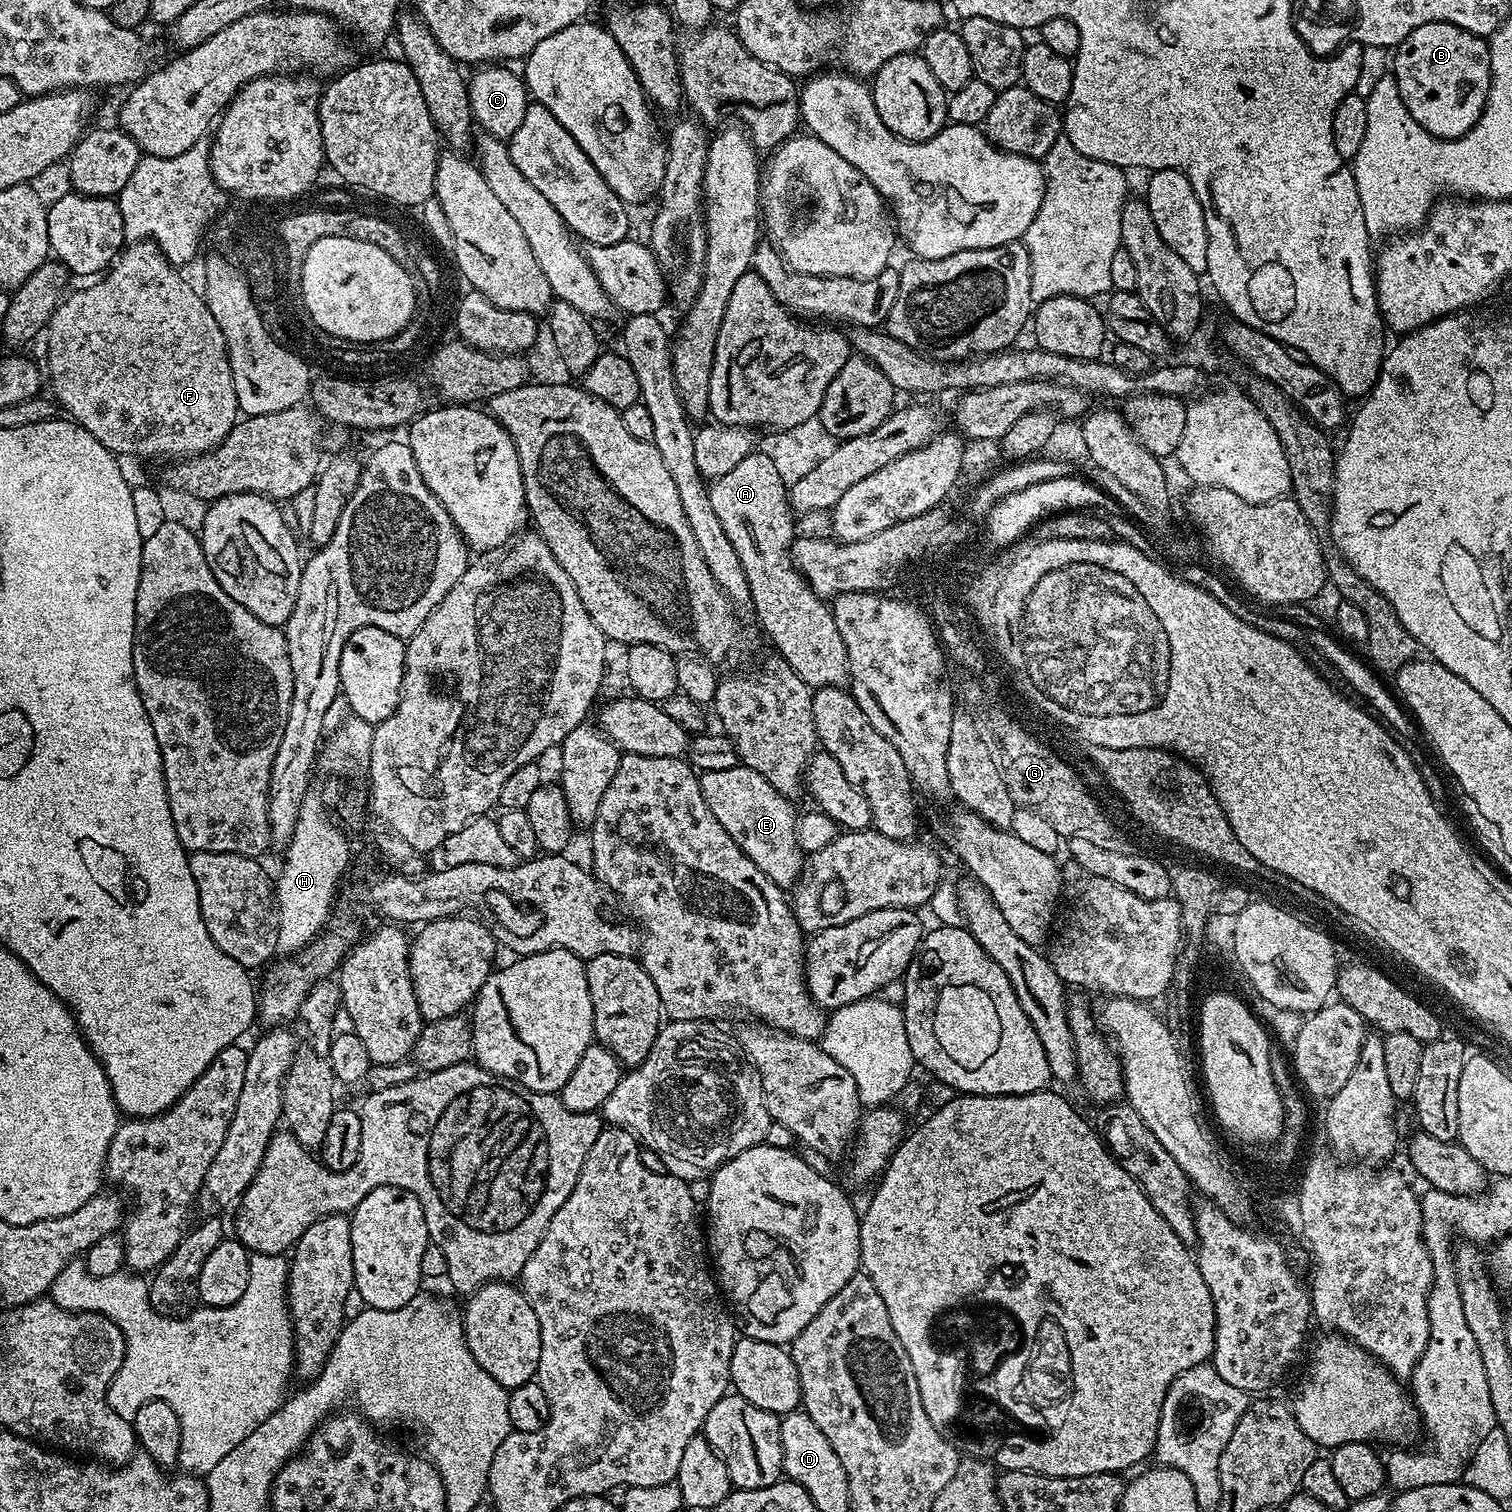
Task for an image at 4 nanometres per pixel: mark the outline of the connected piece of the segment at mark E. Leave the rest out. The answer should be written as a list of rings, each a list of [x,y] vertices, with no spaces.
[[[737,766],[730,770],[710,770],[709,772],[699,773],[700,785],[702,786],[702,798],[706,798],[706,806],[714,810],[714,818],[722,822],[722,830],[738,842],[738,846],[762,870],[762,874],[775,882],[782,890],[788,890],[799,881],[801,871],[806,863],[806,856],[800,849],[796,840],[796,826],[798,821],[798,812],[792,809],[793,801],[787,796],[778,794],[762,774],[743,766]]]

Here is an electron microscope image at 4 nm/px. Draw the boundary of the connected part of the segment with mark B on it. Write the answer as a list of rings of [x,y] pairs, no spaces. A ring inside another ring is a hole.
[[[1430,22],[1426,26],[1418,26],[1418,30],[1396,45],[1394,55],[1391,75],[1396,77],[1402,102],[1406,110],[1414,114],[1414,122],[1418,122],[1418,126],[1425,128],[1431,136],[1443,140],[1458,138],[1475,126],[1484,109],[1492,77],[1488,40],[1485,37],[1475,36],[1470,34],[1470,30],[1462,30],[1446,22]]]

